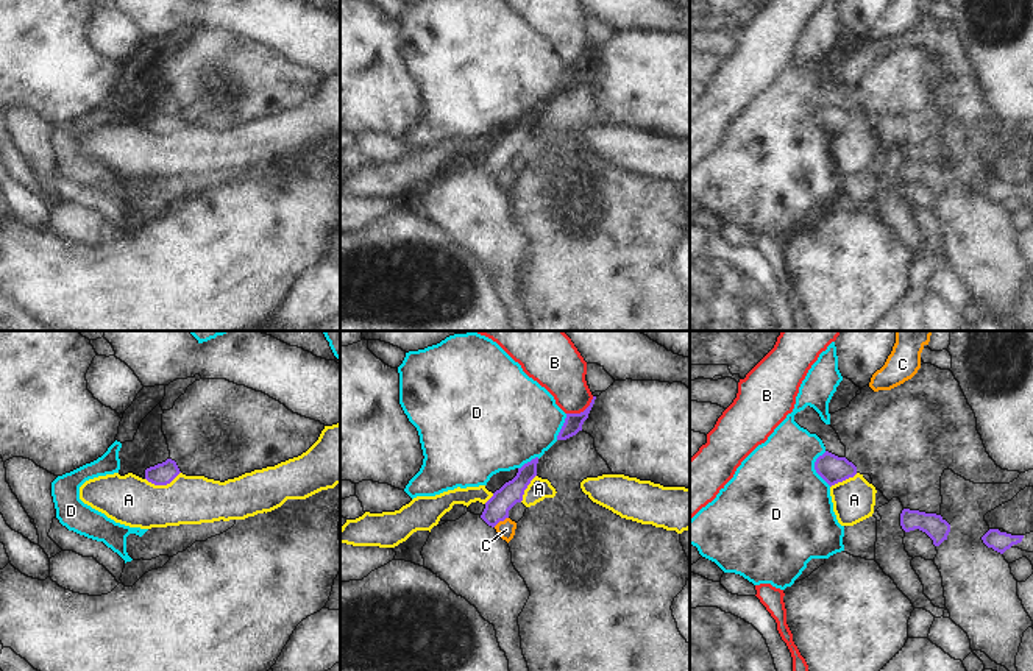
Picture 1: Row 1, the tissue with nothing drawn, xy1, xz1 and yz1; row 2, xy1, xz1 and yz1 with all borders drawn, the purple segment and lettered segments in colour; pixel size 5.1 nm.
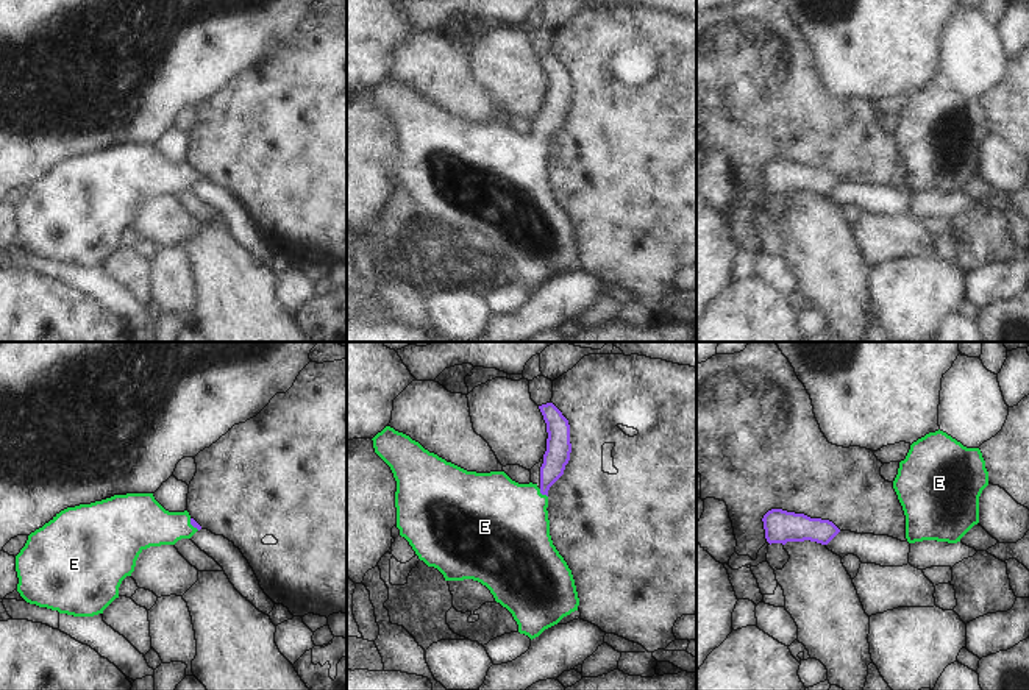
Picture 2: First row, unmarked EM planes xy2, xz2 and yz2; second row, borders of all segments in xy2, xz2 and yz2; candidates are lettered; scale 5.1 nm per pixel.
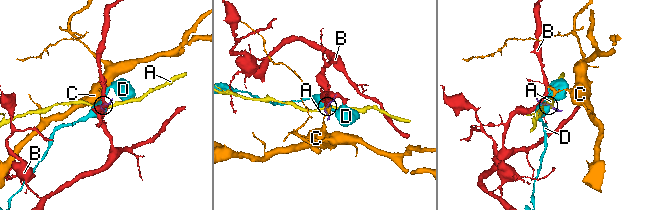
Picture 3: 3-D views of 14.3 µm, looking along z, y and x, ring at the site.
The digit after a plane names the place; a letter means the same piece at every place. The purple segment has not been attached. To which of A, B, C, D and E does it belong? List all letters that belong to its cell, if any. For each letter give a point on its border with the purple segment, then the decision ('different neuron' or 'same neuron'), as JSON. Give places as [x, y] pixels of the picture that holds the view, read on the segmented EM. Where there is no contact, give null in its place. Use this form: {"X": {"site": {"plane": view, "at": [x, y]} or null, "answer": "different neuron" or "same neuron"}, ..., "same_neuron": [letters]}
{"A": {"site": {"plane": "xy1", "at": [163, 484]}, "answer": "different neuron"}, "B": {"site": {"plane": "xz1", "at": [581, 412]}, "answer": "different neuron"}, "C": {"site": {"plane": "xz1", "at": [500, 520]}, "answer": "different neuron"}, "D": {"site": {"plane": "yz1", "at": [815, 468]}, "answer": "different neuron"}, "E": {"site": {"plane": "xz2", "at": [542, 494]}, "answer": "same neuron"}, "same_neuron": ["E"]}

